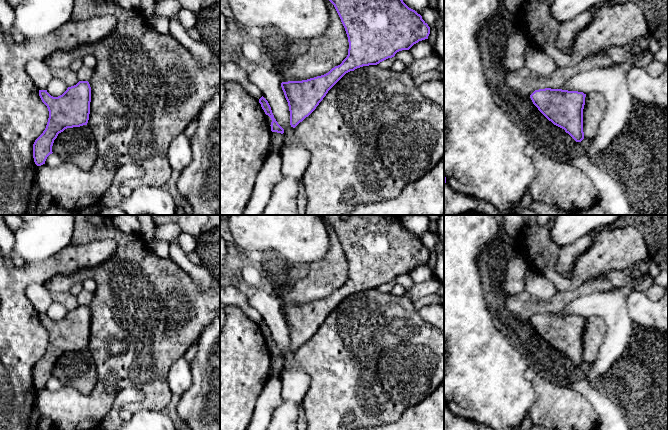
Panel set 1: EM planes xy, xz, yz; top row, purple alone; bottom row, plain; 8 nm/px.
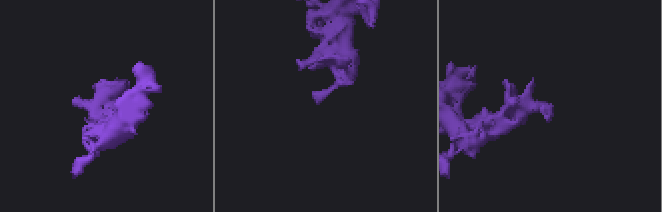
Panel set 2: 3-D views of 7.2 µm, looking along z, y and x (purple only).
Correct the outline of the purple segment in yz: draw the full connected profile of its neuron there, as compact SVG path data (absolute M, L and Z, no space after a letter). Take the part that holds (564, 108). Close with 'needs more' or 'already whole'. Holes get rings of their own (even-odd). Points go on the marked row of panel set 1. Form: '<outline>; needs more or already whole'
M562 89L535 90L530 98L538 110L576 142L584 139L583 109L586 94Z; already whole

